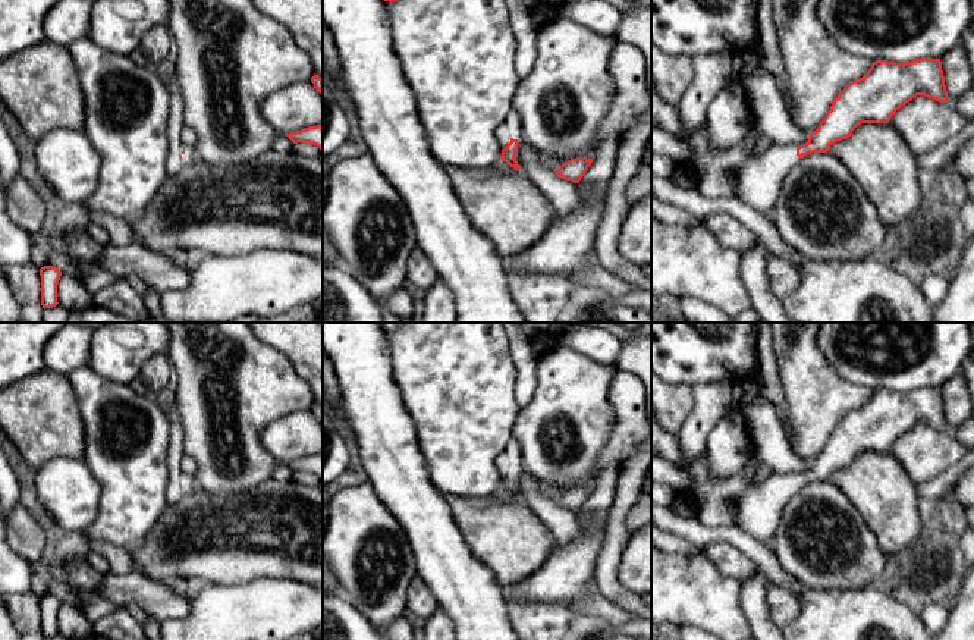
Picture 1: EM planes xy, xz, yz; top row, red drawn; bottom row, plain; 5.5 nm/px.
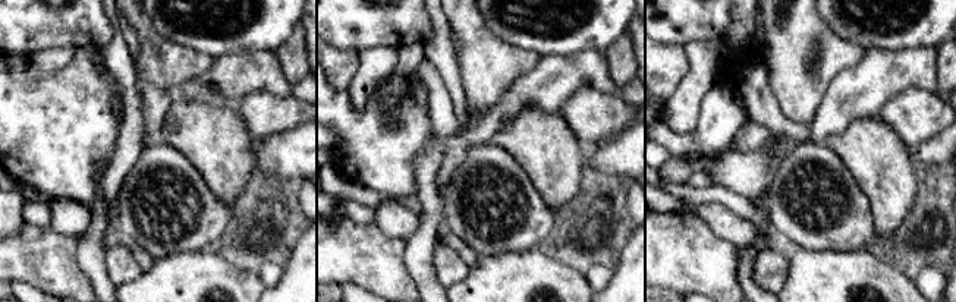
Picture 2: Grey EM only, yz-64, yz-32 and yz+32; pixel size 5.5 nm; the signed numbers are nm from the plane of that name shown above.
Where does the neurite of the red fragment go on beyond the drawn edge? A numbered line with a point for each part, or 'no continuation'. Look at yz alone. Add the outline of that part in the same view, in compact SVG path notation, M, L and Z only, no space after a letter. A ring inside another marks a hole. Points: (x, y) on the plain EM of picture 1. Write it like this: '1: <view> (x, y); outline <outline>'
1: yz (759, 508); outline M773 473L760 486L751 486L735 501L736 524L775 552L780 512L799 490L797 476Z

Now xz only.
1: xz (512, 449); outline M510 436L505 452L510 461L510 467L519 470L522 465L522 452L521 452L521 445L515 436Z

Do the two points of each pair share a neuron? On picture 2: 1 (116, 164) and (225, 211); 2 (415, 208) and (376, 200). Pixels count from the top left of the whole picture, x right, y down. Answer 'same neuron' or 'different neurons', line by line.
1: different neurons
2: same neuron

